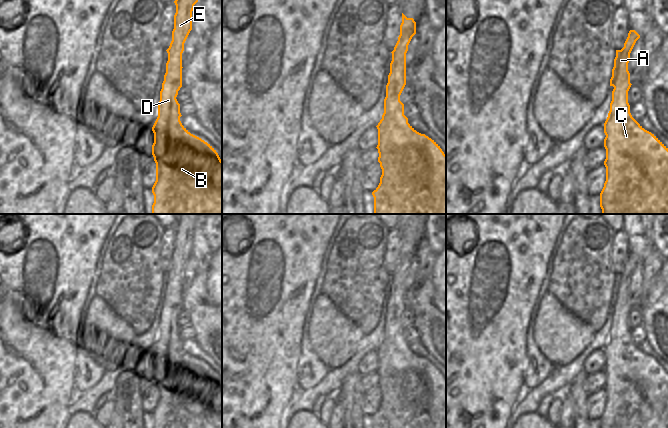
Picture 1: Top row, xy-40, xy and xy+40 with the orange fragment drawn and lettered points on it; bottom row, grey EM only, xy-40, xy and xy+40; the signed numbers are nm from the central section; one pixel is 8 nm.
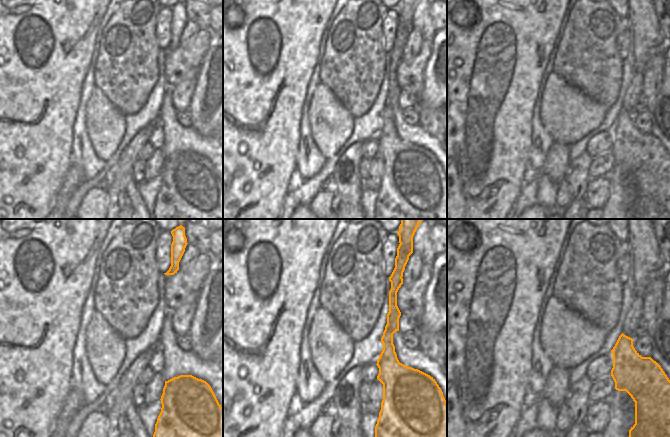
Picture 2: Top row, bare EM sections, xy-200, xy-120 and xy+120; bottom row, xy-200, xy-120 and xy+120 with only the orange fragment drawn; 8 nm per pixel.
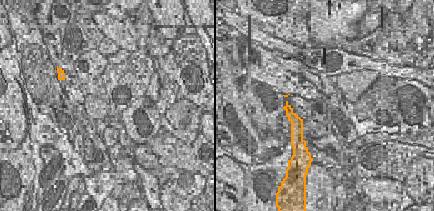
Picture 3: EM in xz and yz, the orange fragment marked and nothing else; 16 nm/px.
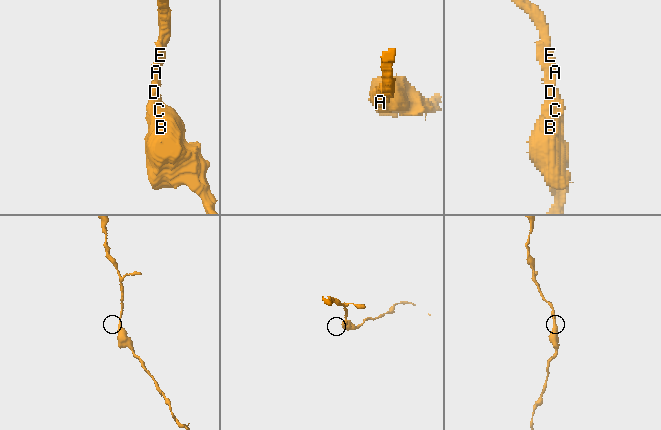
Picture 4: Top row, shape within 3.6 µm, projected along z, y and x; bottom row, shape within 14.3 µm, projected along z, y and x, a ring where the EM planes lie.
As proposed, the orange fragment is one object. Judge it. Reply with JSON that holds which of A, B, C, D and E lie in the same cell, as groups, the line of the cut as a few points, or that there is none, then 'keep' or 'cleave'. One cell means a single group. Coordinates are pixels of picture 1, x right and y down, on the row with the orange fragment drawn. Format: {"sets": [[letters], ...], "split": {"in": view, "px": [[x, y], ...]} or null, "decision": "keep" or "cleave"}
{"sets": [["A", "B", "C", "D", "E"]], "split": null, "decision": "keep"}

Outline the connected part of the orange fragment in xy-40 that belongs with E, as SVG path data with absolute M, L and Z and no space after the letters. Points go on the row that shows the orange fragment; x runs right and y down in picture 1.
M175 0L174 29L160 91L158 117L152 127L152 155L156 163L156 181L152 187L152 214L222 214L222 160L216 150L191 134L181 123L176 97L182 87L182 53L192 30L192 11L198 0Z

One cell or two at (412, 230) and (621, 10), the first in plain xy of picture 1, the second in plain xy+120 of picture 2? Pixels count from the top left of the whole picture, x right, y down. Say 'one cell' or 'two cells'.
two cells

